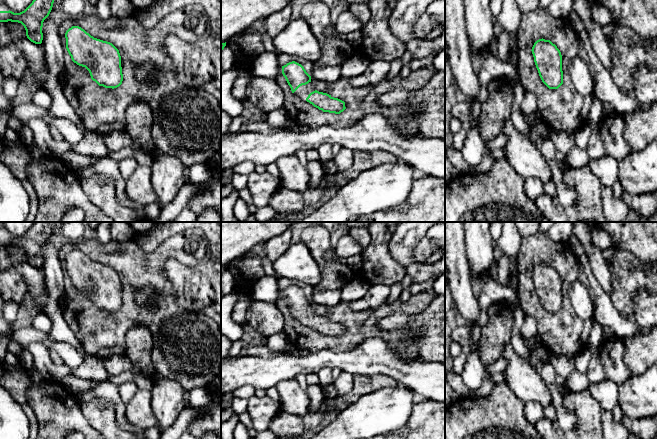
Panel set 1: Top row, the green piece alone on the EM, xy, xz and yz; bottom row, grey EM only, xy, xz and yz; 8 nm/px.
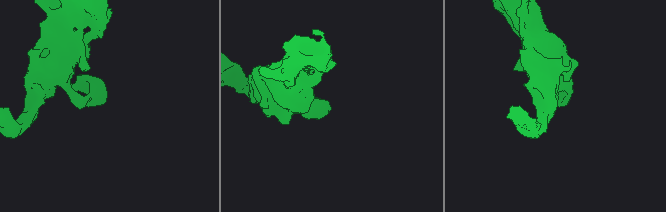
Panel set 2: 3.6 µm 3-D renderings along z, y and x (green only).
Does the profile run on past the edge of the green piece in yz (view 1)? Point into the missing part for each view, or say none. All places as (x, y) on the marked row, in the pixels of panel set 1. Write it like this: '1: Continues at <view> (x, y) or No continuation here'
1: No continuation here

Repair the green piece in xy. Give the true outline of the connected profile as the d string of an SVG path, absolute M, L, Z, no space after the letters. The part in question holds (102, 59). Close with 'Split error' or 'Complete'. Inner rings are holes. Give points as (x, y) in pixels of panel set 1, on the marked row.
M79 26L69 28L65 38L72 61L85 67L99 86L114 89L122 84L121 56L112 43L94 38Z. Complete

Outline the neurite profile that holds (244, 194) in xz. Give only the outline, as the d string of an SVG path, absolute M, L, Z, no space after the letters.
M247 188L239 191L239 198L242 199L247 205L253 204L253 198Z

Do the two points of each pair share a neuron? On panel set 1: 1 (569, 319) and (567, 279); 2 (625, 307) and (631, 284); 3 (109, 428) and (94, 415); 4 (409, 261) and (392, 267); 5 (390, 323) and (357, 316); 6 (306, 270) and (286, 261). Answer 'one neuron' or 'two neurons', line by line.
1: one neuron
2: one neuron
3: one neuron
4: two neurons
5: two neurons
6: one neuron

